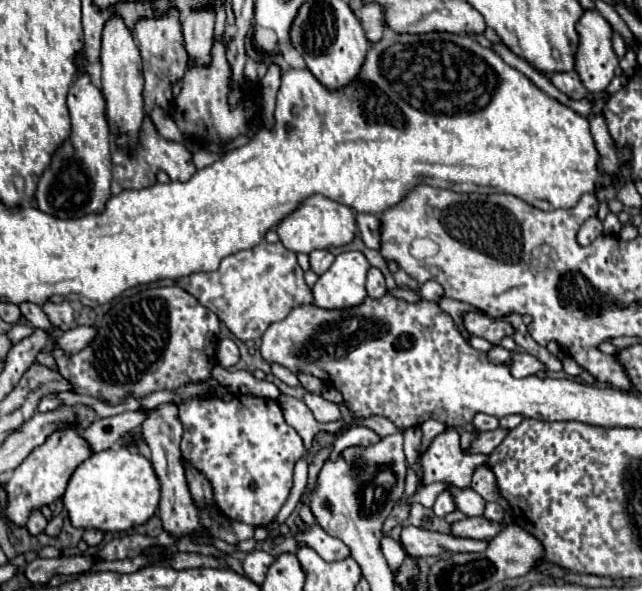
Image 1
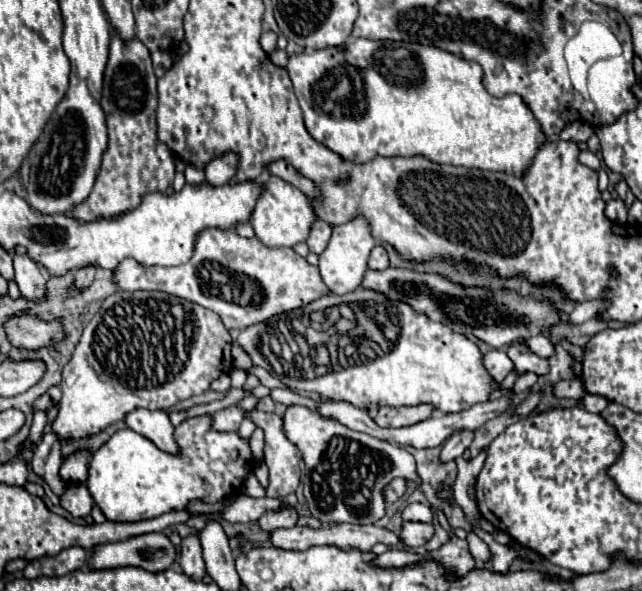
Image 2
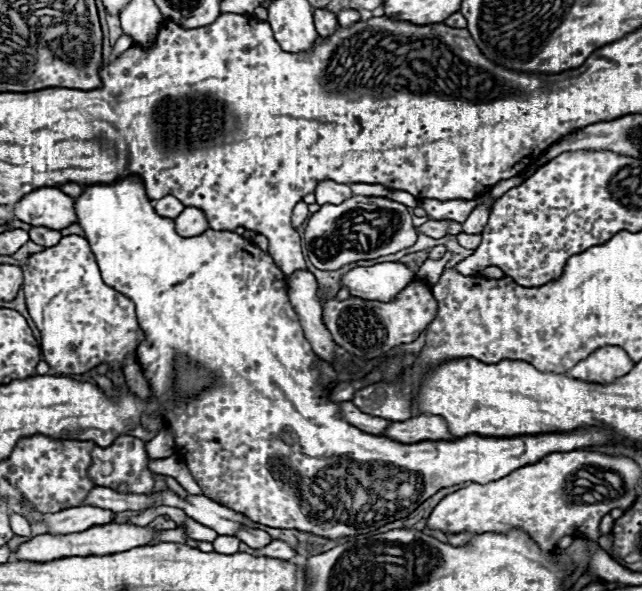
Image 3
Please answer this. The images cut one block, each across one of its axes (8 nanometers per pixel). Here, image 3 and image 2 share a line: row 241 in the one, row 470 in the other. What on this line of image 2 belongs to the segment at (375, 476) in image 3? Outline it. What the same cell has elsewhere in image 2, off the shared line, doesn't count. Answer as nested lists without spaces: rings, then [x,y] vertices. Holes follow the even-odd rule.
[[[198,416],[182,422],[176,426],[176,442],[182,450],[182,456],[172,456],[156,448],[154,442],[148,438],[132,432],[130,428],[118,430],[100,450],[94,452],[88,464],[88,492],[94,500],[94,504],[102,510],[102,514],[112,522],[138,522],[156,518],[160,514],[172,512],[172,510],[184,510],[184,506],[192,498],[202,498],[204,502],[216,502],[224,496],[230,496],[232,492],[238,492],[244,484],[244,478],[248,470],[252,470],[254,462],[250,464],[250,446],[248,440],[242,440],[238,434],[230,432],[214,432],[210,430],[210,416]]]

